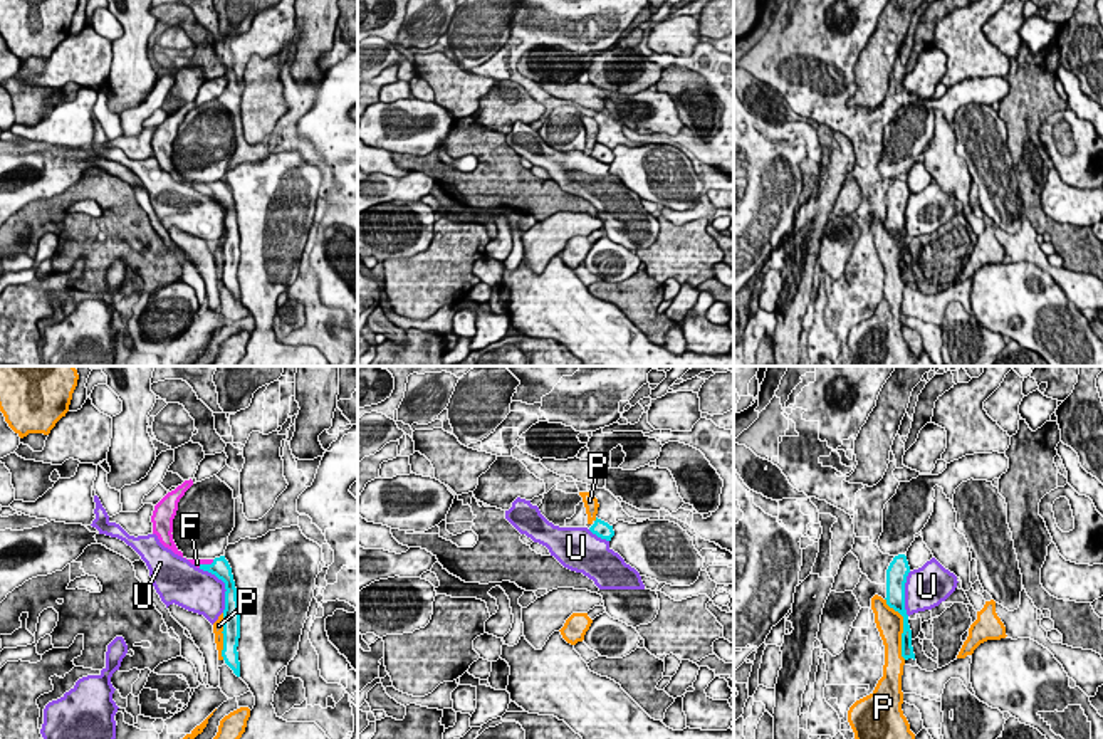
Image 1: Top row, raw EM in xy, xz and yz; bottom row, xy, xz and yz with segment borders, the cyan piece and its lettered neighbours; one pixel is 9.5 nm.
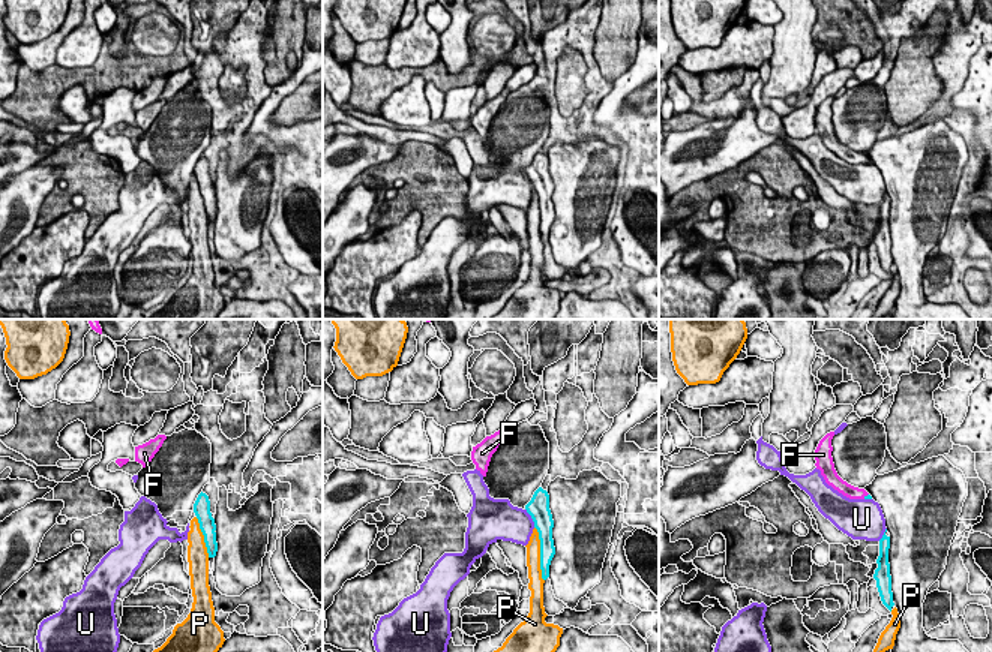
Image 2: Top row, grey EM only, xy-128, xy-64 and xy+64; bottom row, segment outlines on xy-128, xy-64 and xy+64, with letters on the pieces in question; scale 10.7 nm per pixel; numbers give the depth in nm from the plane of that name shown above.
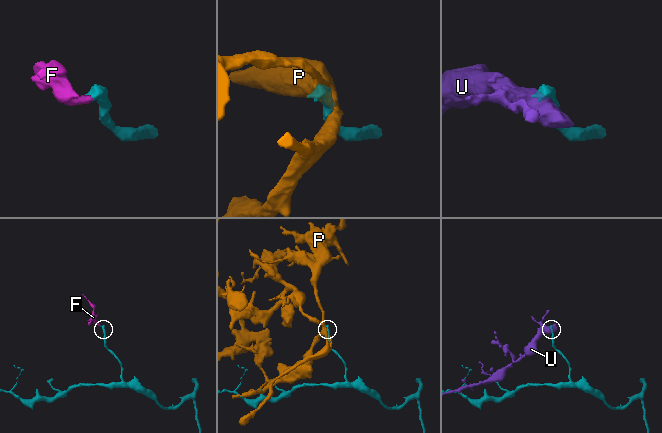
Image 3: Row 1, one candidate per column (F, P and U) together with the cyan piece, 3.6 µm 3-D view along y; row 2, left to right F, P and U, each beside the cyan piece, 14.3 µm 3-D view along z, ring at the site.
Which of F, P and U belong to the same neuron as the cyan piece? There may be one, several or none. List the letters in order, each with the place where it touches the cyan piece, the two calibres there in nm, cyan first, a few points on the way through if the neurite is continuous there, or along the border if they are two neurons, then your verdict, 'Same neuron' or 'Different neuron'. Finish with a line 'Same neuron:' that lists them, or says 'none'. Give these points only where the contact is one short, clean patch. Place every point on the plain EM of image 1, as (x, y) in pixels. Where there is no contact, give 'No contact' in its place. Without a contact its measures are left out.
F: Touches cyan at xy (205, 188). Thickness 180 nm (cyan) against 70 nm. Path across: xy (220, 192), (205, 188), (197, 187). Same neuron
P: Touches cyan at yz (904, 252). Thickness 140 nm (cyan) against 260 nm. Different neuron
U: Touches cyan at xy (225, 209). Thickness 180 nm (cyan) against 420 nm. Different neuron
Same neuron: F

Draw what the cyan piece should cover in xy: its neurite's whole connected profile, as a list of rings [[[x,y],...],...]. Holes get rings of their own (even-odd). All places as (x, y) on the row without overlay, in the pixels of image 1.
[[[225,180],[215,183],[188,183],[196,191],[215,198],[225,207],[225,233],[223,233],[223,274],[225,287],[240,301],[238,262],[240,262],[240,233],[232,191]]]

